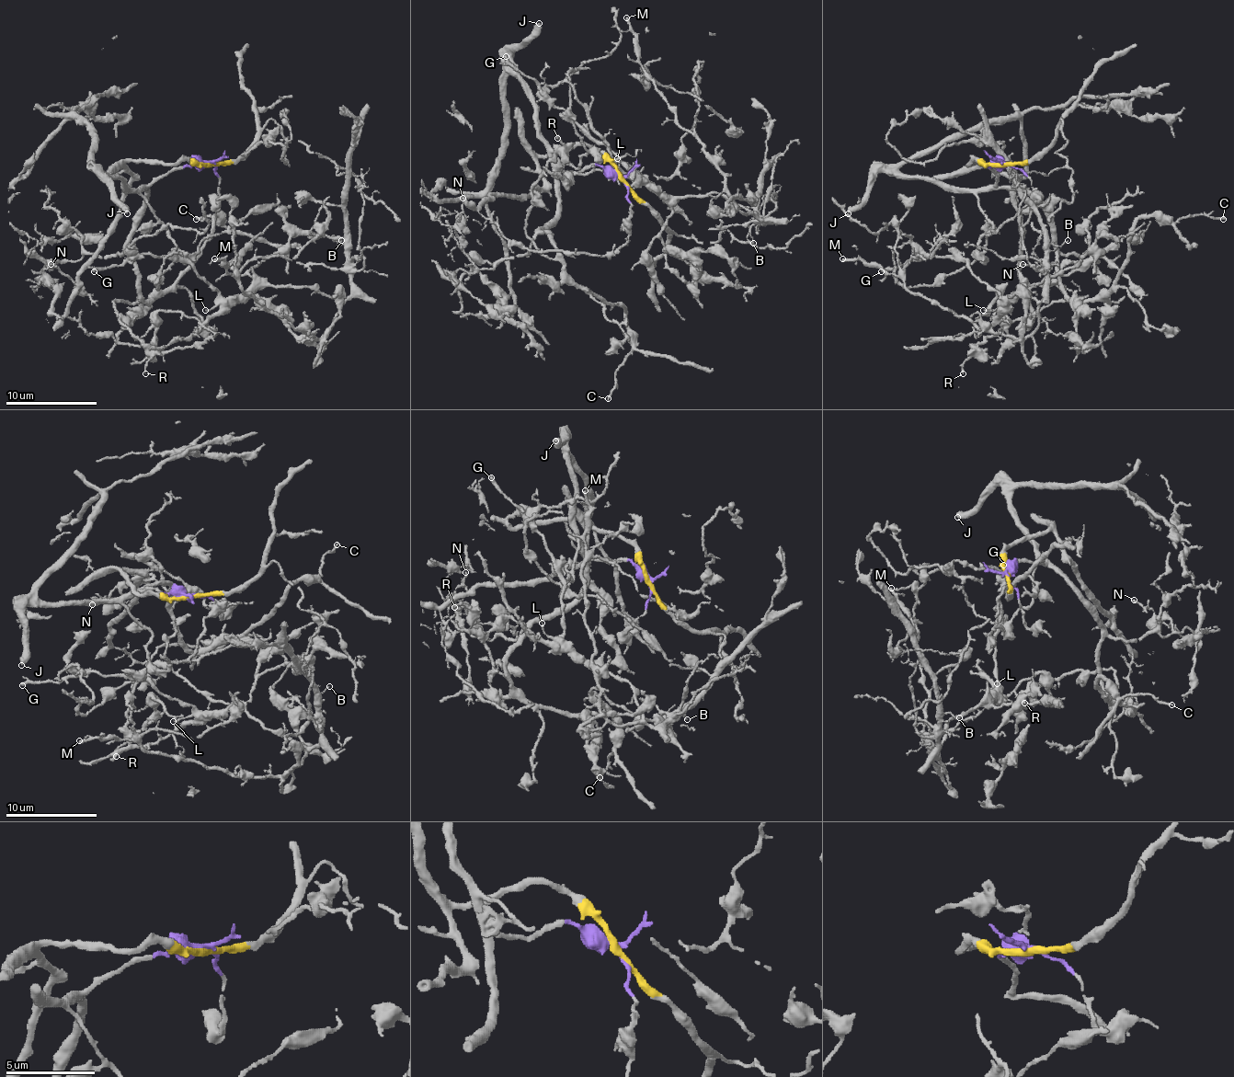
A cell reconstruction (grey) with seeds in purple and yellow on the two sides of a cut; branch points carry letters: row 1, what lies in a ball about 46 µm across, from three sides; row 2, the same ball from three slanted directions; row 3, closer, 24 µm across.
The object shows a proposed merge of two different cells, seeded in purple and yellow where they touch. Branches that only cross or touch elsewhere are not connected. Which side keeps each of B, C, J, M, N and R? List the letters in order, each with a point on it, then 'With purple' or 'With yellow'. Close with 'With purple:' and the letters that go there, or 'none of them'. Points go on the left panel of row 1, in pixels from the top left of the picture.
B: Place: (341, 240). With yellow
C: Place: (196, 219). With purple
J: Place: (127, 213). With purple
M: Place: (214, 258). With yellow
N: Place: (51, 264). With purple
R: Place: (145, 373). With purple
With purple: C, J, N, R

